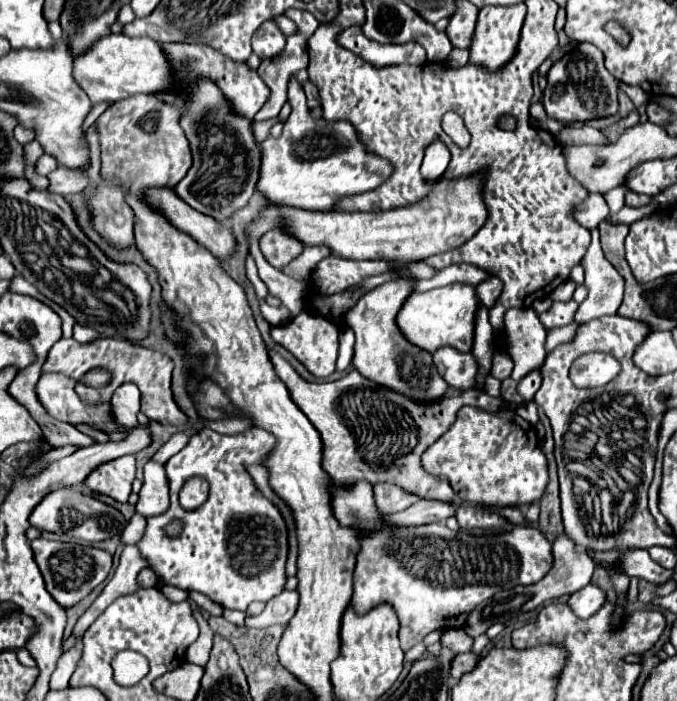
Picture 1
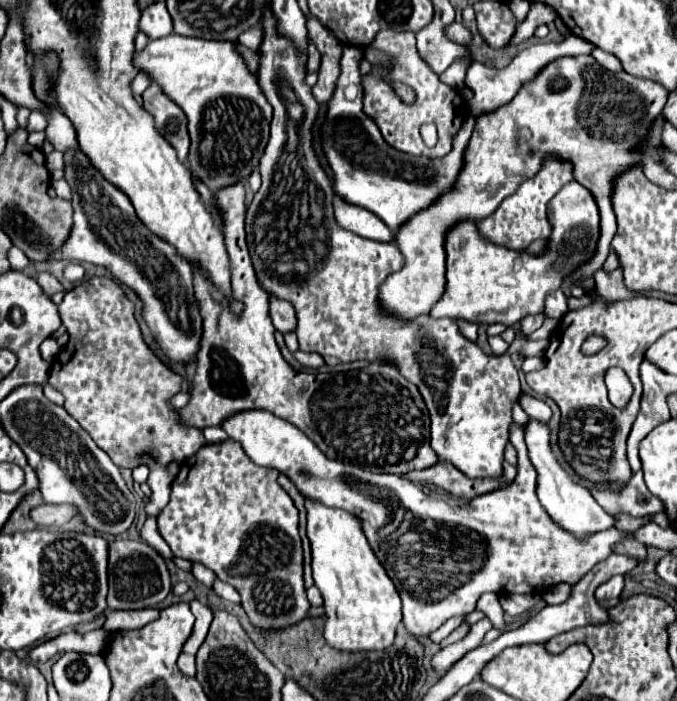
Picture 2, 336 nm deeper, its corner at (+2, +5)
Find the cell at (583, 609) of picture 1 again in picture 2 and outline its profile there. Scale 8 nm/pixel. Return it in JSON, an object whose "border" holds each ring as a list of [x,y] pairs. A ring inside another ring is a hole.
{"border":[[[612,576],[608,582],[604,582],[596,588],[596,600],[598,602],[618,600],[622,588],[624,588],[624,576]]]}

